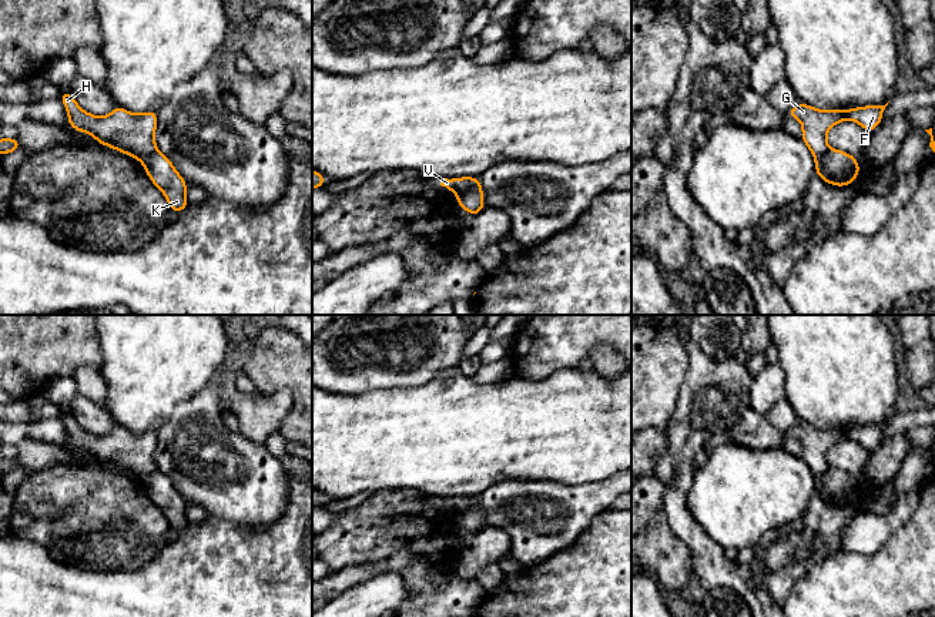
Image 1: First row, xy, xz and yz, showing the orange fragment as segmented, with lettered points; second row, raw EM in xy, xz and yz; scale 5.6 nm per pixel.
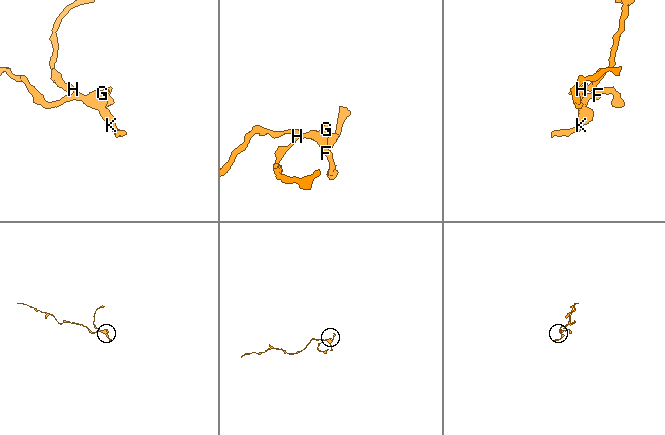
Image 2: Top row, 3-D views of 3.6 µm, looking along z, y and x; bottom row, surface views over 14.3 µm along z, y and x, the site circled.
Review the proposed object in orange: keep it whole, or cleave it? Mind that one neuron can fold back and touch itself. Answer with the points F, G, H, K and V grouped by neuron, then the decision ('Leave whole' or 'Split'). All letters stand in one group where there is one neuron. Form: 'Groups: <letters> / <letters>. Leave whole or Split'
Groups: F G H V / K. Split

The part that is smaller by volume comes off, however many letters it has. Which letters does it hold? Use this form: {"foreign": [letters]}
{"foreign": ["K"]}

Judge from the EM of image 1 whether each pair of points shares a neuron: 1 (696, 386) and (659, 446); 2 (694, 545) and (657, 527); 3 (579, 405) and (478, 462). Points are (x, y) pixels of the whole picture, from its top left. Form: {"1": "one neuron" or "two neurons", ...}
{"1": "two neurons", "2": "two neurons", "3": "one neuron"}

